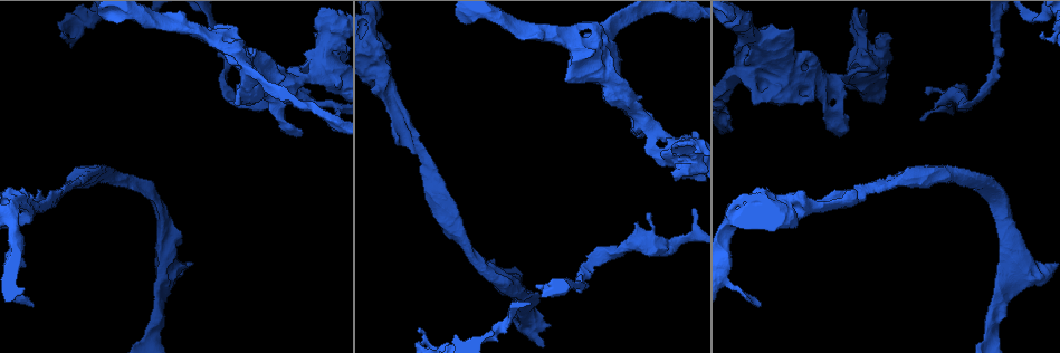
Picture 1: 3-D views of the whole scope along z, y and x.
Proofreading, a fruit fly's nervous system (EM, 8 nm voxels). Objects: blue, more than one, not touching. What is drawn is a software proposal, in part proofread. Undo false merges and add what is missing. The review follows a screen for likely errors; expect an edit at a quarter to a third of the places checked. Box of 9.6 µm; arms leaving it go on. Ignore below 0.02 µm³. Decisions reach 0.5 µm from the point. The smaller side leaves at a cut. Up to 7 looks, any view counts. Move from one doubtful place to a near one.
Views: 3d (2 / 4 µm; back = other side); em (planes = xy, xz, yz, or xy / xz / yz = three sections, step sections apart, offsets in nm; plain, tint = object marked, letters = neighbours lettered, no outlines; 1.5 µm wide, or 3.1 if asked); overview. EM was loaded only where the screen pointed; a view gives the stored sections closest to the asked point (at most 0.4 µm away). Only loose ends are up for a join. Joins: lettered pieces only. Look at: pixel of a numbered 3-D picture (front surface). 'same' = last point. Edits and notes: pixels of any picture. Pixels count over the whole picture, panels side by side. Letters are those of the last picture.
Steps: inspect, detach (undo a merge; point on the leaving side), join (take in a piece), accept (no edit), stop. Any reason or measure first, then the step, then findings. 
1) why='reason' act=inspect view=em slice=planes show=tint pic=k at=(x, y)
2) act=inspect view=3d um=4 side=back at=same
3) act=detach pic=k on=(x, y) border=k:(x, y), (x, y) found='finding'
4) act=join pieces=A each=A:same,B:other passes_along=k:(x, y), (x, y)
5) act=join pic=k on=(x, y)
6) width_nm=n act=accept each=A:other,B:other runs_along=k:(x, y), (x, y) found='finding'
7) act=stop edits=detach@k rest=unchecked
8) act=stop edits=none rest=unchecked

why='sudden change in width' act=inspect view=em slice=planes show=plain pic=1 at=(895, 180)

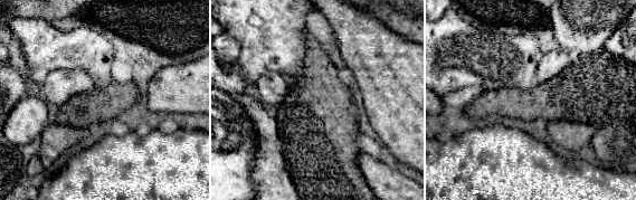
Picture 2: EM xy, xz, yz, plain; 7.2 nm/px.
act=inspect view=em slice=planes show=letters at=same

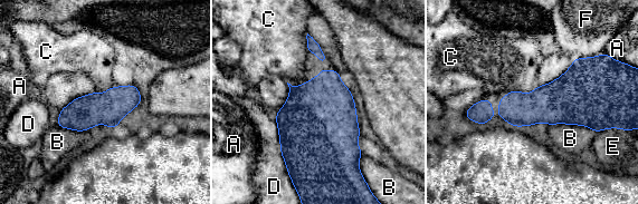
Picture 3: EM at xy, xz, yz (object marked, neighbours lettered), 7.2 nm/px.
width_nm=240 act=accept each=A:other,B:other,C:other,D:other,E:other,F:other border=3:(537, 86), (529, 93), (507, 91) found='continuous, no second neuron'

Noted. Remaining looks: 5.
why='free end' act=inspect view=em slice=planes show=letters pic=1 at=(548, 327)

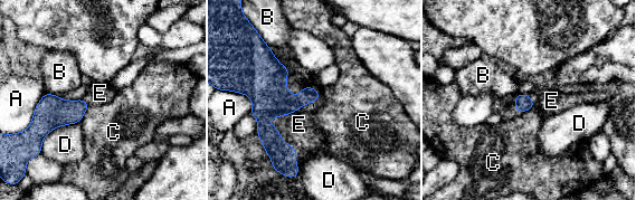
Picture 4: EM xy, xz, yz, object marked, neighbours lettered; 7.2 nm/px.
act=join pieces=E each=A:other,B:other,C:other,D:other,E:same passes_along=4:(271, 97), (297, 108), (298, 124) found='the neuron continues'

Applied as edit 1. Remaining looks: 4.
why='thick end' act=inspect view=em slice=planes show=letters pic=1 at=(885, 32)

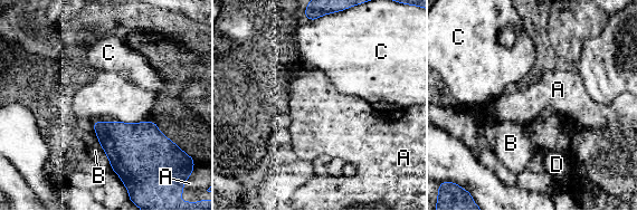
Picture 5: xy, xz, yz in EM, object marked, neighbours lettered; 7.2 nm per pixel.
act=accept each=A:other,B:other,C:other,D:other border=5:(120, 120), (126, 123), (141, 122) found='no lettered piece goes on from it'

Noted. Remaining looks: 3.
act=stop edits=join@4 rest=unchecked

